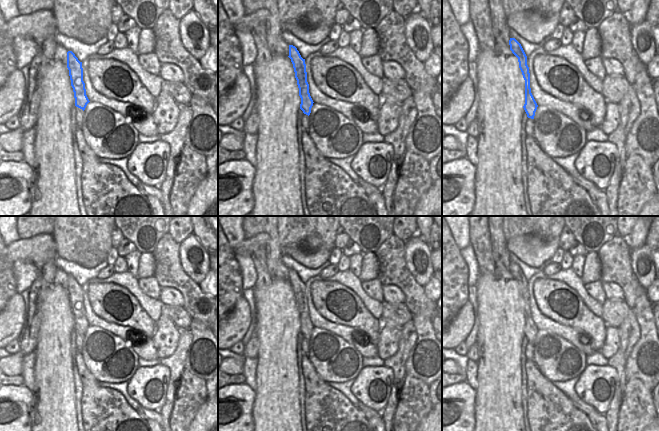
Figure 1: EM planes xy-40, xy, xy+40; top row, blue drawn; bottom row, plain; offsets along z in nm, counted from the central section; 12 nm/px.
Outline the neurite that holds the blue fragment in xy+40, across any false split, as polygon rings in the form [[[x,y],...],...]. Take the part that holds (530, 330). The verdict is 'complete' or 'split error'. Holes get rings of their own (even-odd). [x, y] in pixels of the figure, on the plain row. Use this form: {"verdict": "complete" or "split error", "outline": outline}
{"verdict": "complete", "outline": [[[510,262],[509,269],[512,277],[518,282],[519,292],[525,304],[525,328],[523,332],[527,338],[527,341],[534,343],[538,329],[531,317],[530,297],[529,297],[529,291],[527,289],[527,280],[521,268],[515,262]]]}

